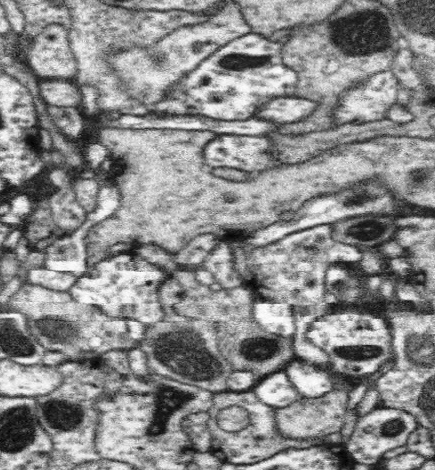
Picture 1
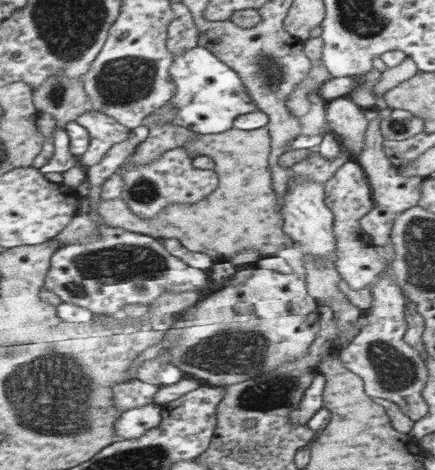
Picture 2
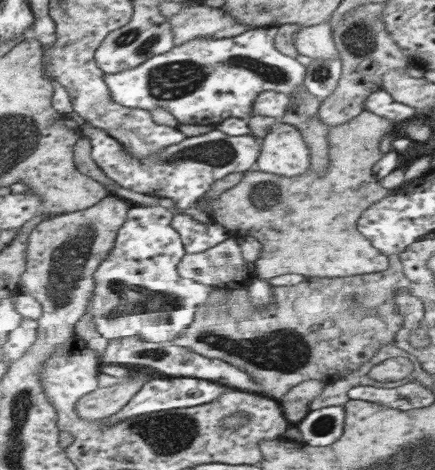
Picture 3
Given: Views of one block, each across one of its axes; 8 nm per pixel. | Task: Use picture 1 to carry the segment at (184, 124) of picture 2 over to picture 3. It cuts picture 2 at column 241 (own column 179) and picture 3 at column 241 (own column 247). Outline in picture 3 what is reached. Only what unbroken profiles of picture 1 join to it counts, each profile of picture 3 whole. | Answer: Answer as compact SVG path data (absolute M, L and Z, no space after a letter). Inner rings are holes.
M273 26L273 28L247 30L233 38L195 38L187 44L175 46L171 52L165 52L147 60L147 64L141 64L141 68L125 70L105 78L115 96L115 102L127 108L143 108L149 112L167 108L177 116L181 124L187 124L187 126L203 126L205 130L213 130L215 126L225 124L231 118L249 120L253 112L253 104L257 102L259 94L283 92L289 96L305 80L305 68L299 62L295 62L295 58L281 54L275 48L277 30L279 28Z

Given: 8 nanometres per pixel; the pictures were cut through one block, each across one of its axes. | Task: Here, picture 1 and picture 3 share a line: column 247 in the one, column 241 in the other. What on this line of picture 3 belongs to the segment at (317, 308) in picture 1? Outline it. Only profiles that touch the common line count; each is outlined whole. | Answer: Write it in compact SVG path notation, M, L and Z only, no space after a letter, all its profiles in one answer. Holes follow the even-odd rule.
M229 236L223 244L207 252L187 254L179 264L179 274L225 290L247 288L255 276L255 264L245 262L237 238Z

